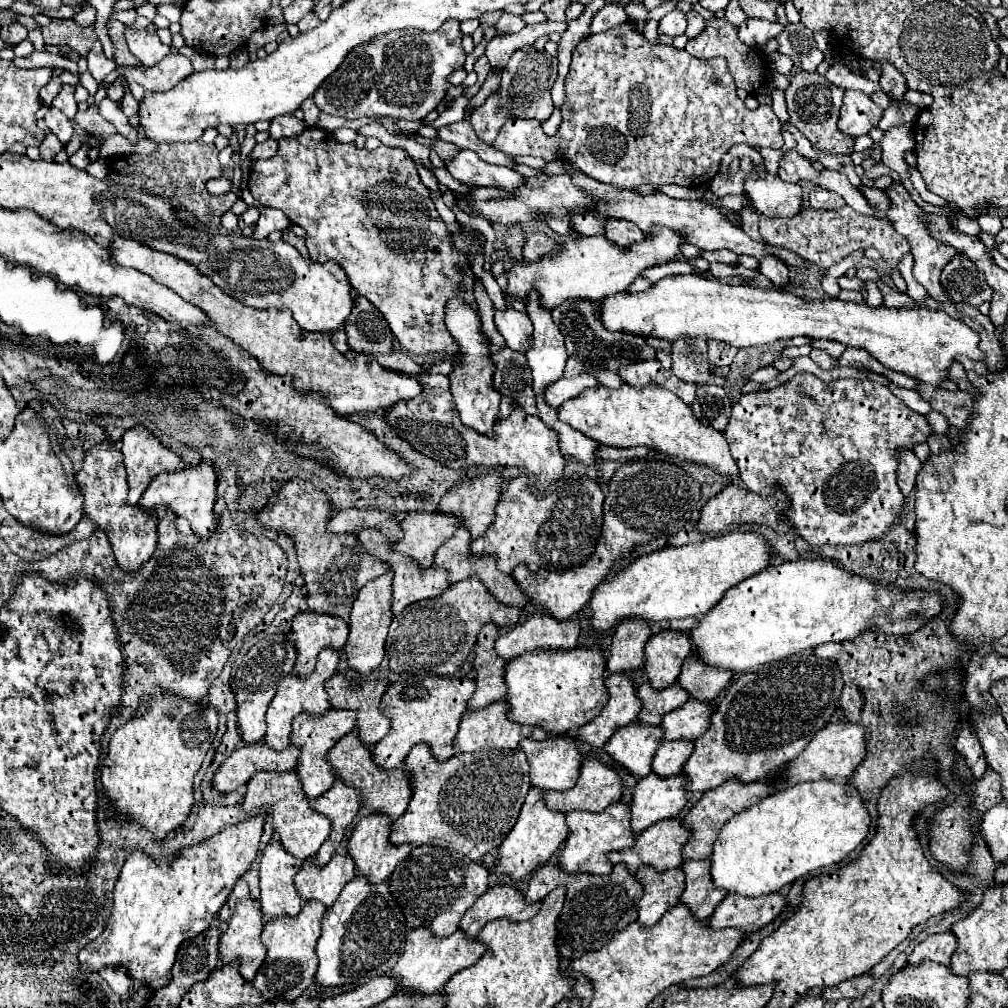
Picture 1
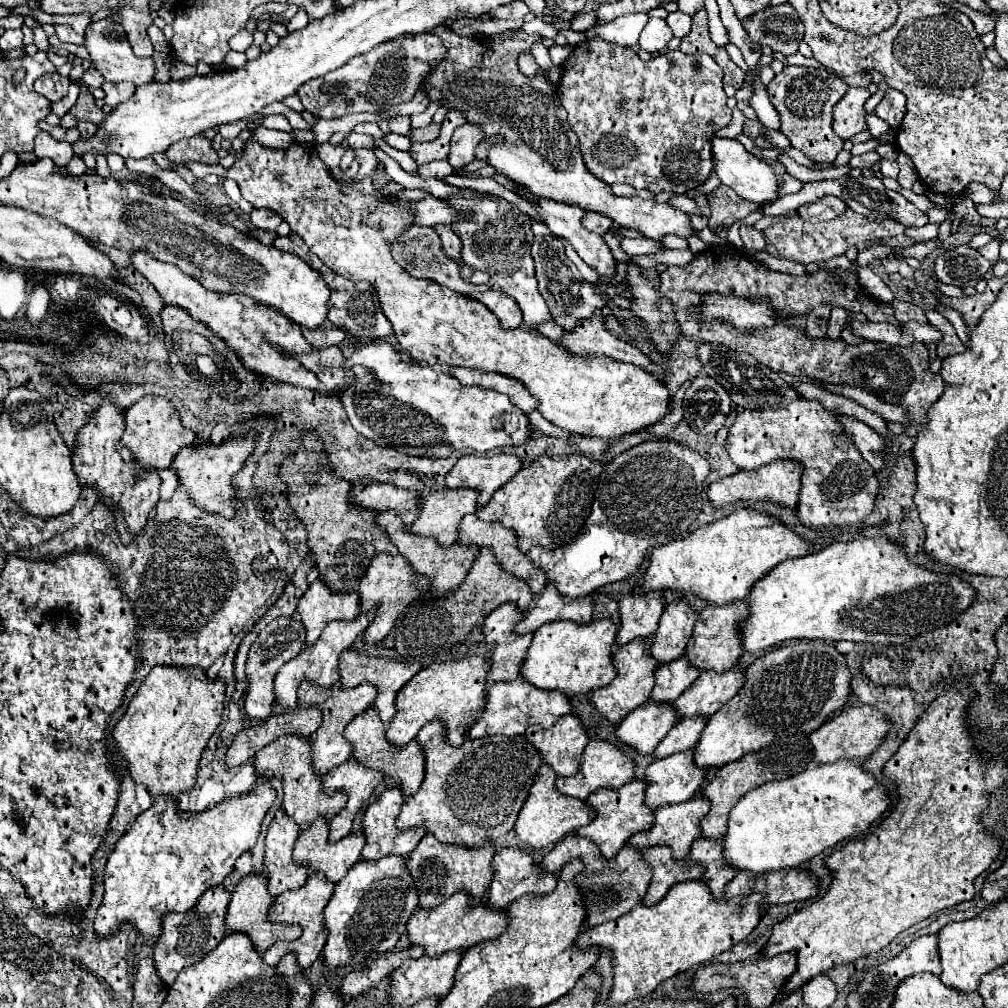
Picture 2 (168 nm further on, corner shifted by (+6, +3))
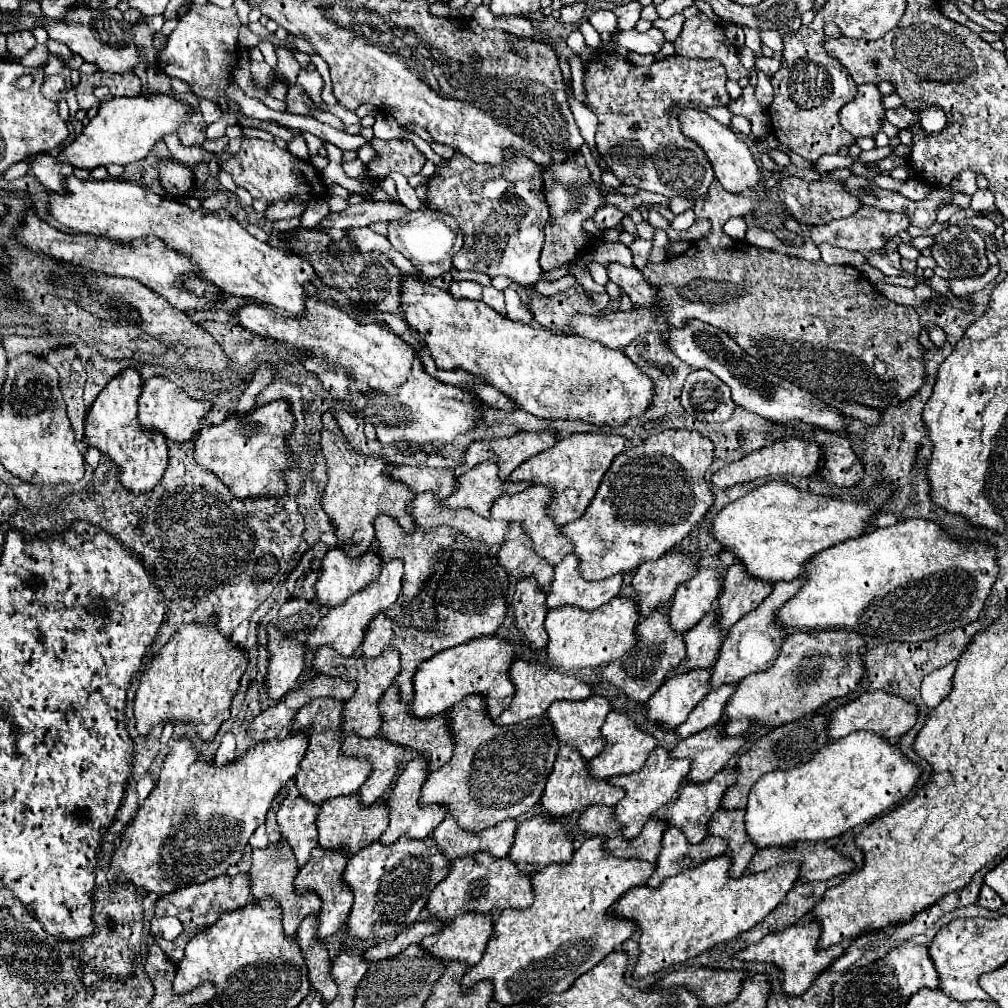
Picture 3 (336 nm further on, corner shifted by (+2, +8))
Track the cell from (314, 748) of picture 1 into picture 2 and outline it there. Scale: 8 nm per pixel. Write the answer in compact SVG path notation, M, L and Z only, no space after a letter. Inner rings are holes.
M302 682L300 688L298 688L298 706L316 706L320 708L322 712L322 724L320 728L310 736L310 754L312 754L312 766L314 766L314 772L318 776L330 772L334 766L346 762L350 758L350 744L344 740L342 732L344 728L358 716L362 714L364 710L368 710L372 706L376 698L376 688L368 682L352 688L352 690L340 690L338 686L334 688L318 688L318 686L310 686L310 682Z

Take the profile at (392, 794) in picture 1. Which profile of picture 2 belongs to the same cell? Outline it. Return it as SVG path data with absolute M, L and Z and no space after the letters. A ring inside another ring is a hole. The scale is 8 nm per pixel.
M374 708L362 712L360 716L356 716L344 730L344 738L350 742L352 746L352 758L358 758L358 762L366 768L378 770L384 776L392 778L394 786L398 786L402 790L404 796L412 796L418 792L422 780L424 780L424 756L422 756L422 748L418 746L416 740L408 742L402 748L392 748L386 738L384 738L384 724L378 716L378 712Z

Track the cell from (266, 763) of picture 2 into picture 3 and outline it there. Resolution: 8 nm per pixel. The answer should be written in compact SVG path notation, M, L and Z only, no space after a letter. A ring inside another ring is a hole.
M332 697L314 699L306 703L294 717L292 731L306 731L310 737L308 751L296 773L296 785L298 785L300 795L314 803L324 803L326 799L332 799L338 795L356 793L372 773L372 765L368 759L346 757L342 753L342 743L344 743L342 703L344 701L334 701Z

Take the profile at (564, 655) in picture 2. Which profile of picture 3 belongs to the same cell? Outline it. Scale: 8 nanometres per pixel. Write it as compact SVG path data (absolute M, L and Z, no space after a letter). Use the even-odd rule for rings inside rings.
M614 597L604 607L594 611L584 611L574 605L560 605L558 609L548 609L546 631L548 631L548 661L564 669L586 669L608 665L628 653L638 635L634 633L640 621L638 603L630 597Z

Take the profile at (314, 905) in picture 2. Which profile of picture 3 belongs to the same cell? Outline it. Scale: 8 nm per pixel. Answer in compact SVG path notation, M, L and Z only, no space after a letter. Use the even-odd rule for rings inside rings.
M320 845L312 849L310 853L310 861L298 871L296 877L296 893L302 895L306 891L314 891L320 895L322 899L322 909L320 909L320 925L318 925L318 939L326 939L328 935L336 933L344 921L348 919L348 913L354 905L354 897L350 893L350 885L346 885L342 881L342 873L348 861L348 853L344 849L322 849Z

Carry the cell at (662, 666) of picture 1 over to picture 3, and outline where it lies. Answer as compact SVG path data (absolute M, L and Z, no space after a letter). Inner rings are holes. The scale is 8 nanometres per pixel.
M698 569L698 573L690 581L678 585L672 597L672 629L684 633L686 629L694 627L712 609L712 603L718 599L720 591L720 573L716 569Z

